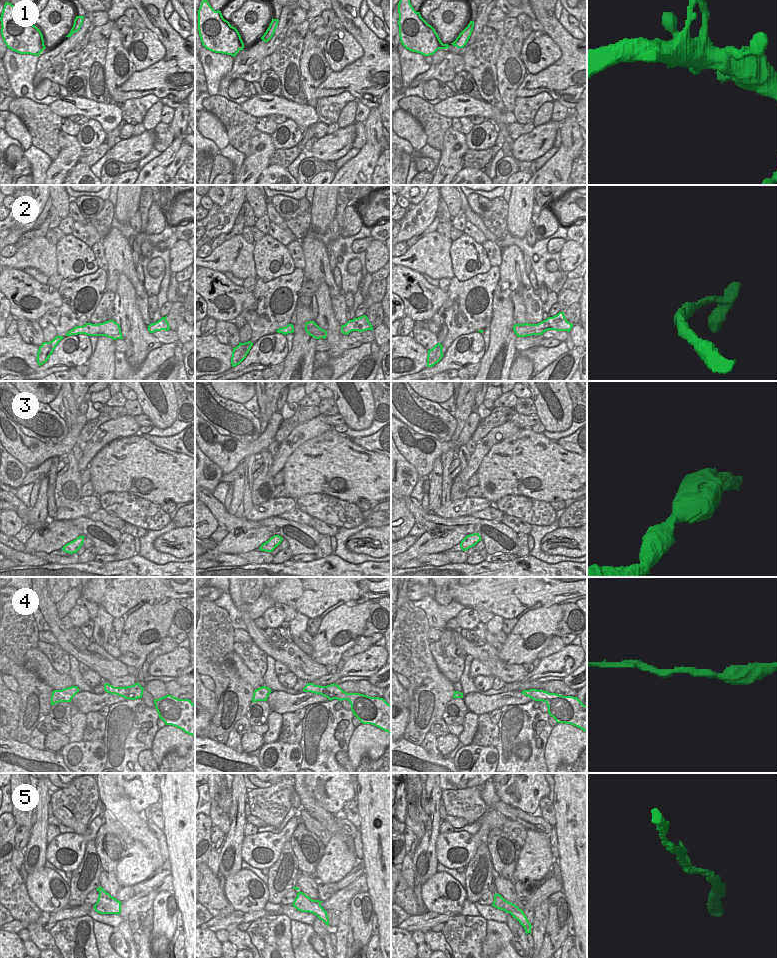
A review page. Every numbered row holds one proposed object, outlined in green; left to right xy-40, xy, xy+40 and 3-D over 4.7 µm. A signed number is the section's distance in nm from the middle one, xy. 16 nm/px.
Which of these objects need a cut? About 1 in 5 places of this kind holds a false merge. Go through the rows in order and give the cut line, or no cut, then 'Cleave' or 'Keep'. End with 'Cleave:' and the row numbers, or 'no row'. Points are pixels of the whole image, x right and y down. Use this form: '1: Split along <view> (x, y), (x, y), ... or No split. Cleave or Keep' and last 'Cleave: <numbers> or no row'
1: No split. Keep
2: No split. Keep
3: No split. Keep
4: No split. Keep
5: No split. Keep
Cleave: no row

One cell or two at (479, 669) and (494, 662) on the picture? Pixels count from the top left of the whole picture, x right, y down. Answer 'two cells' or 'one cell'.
two cells

